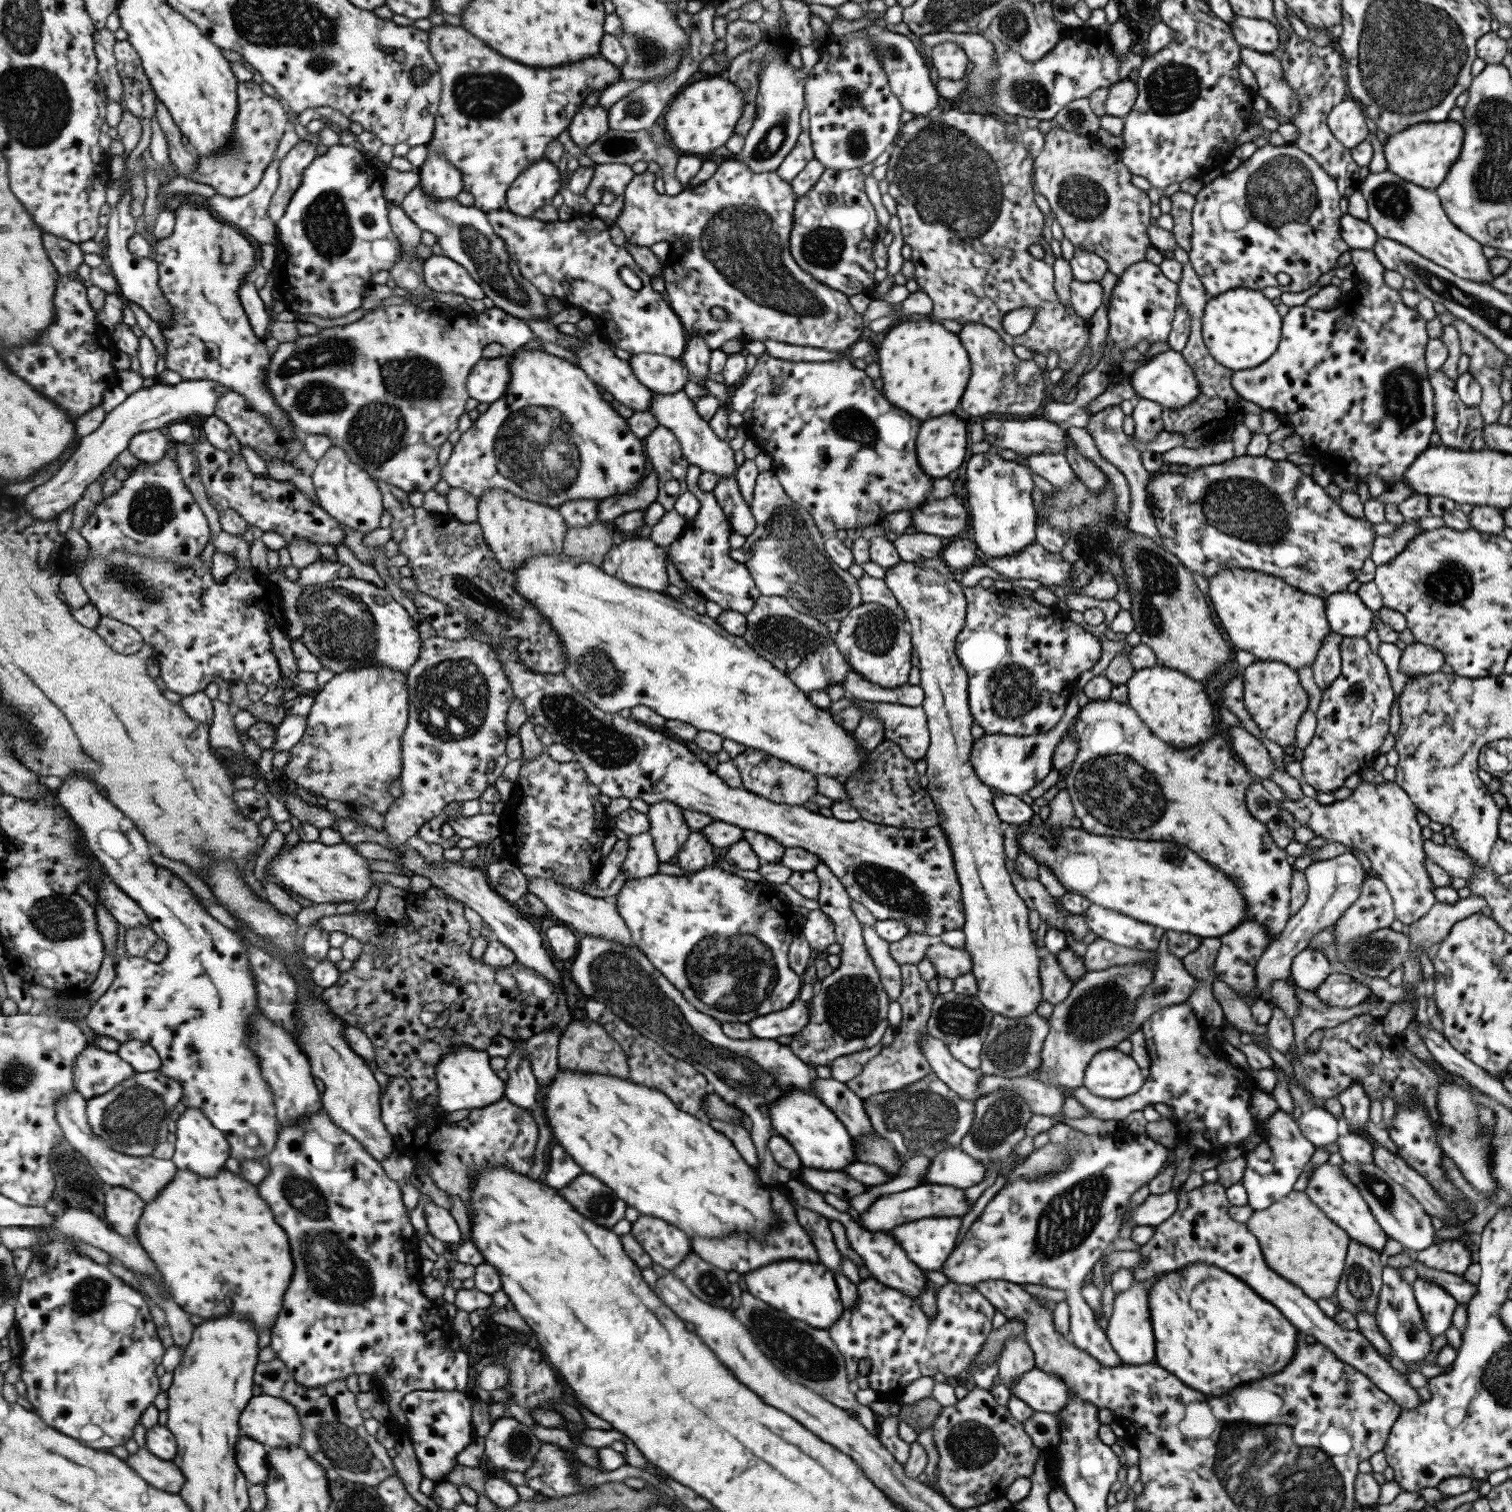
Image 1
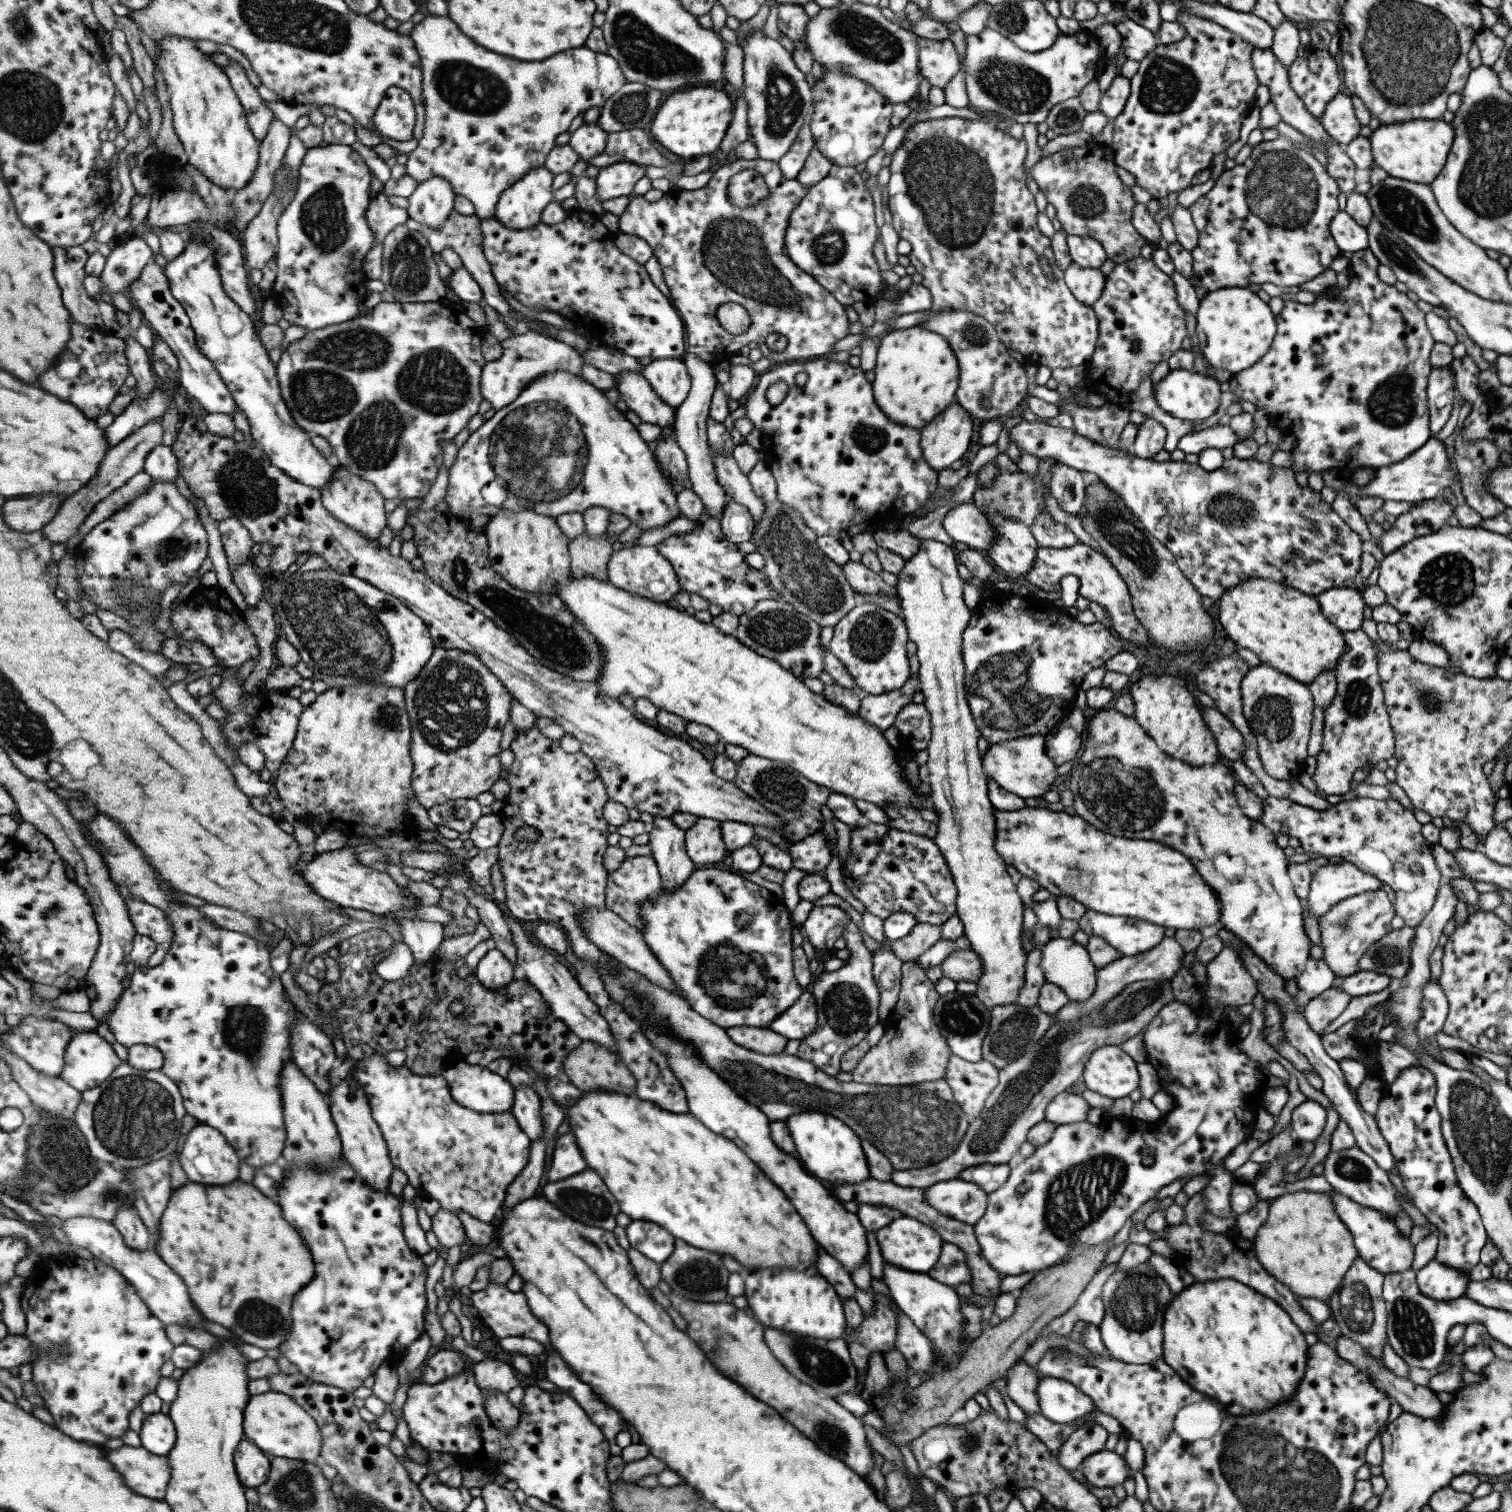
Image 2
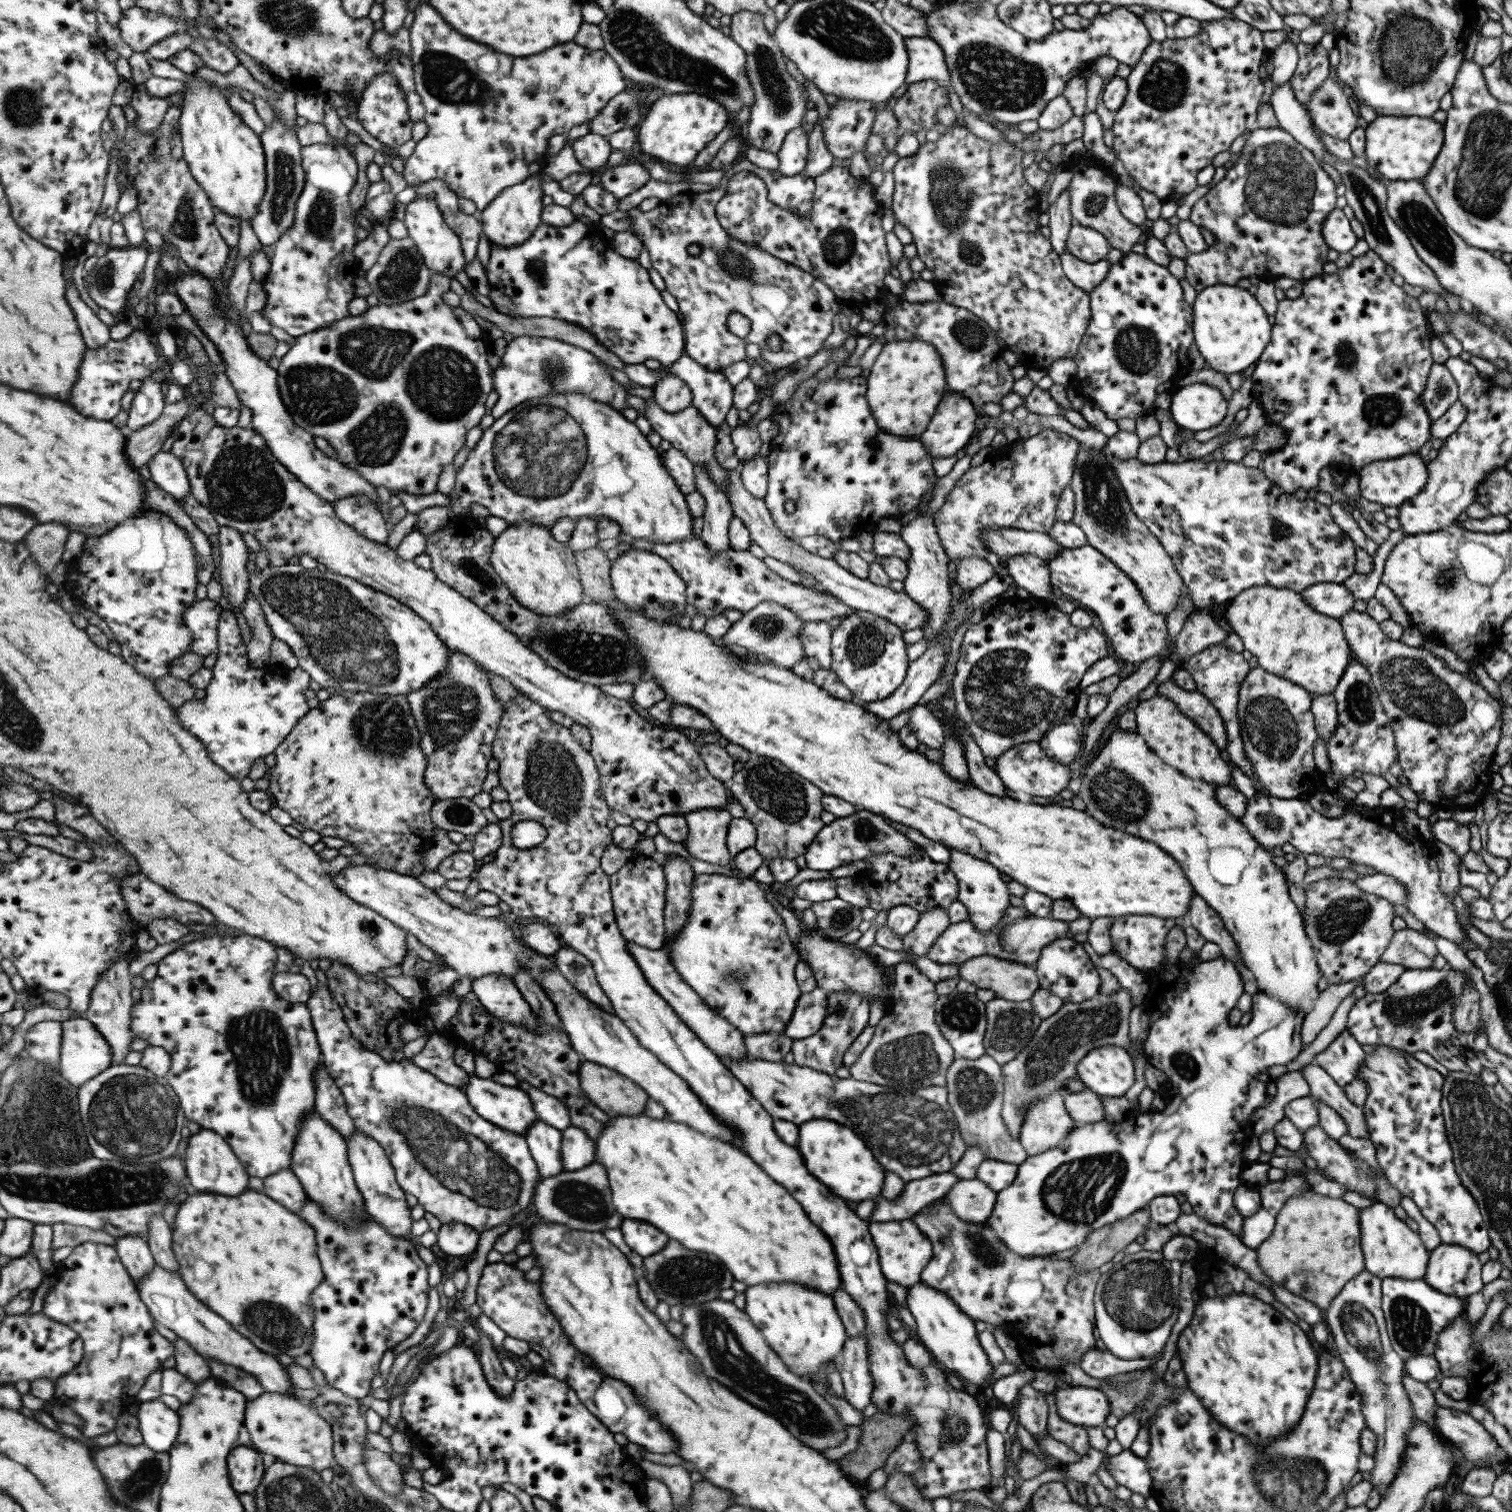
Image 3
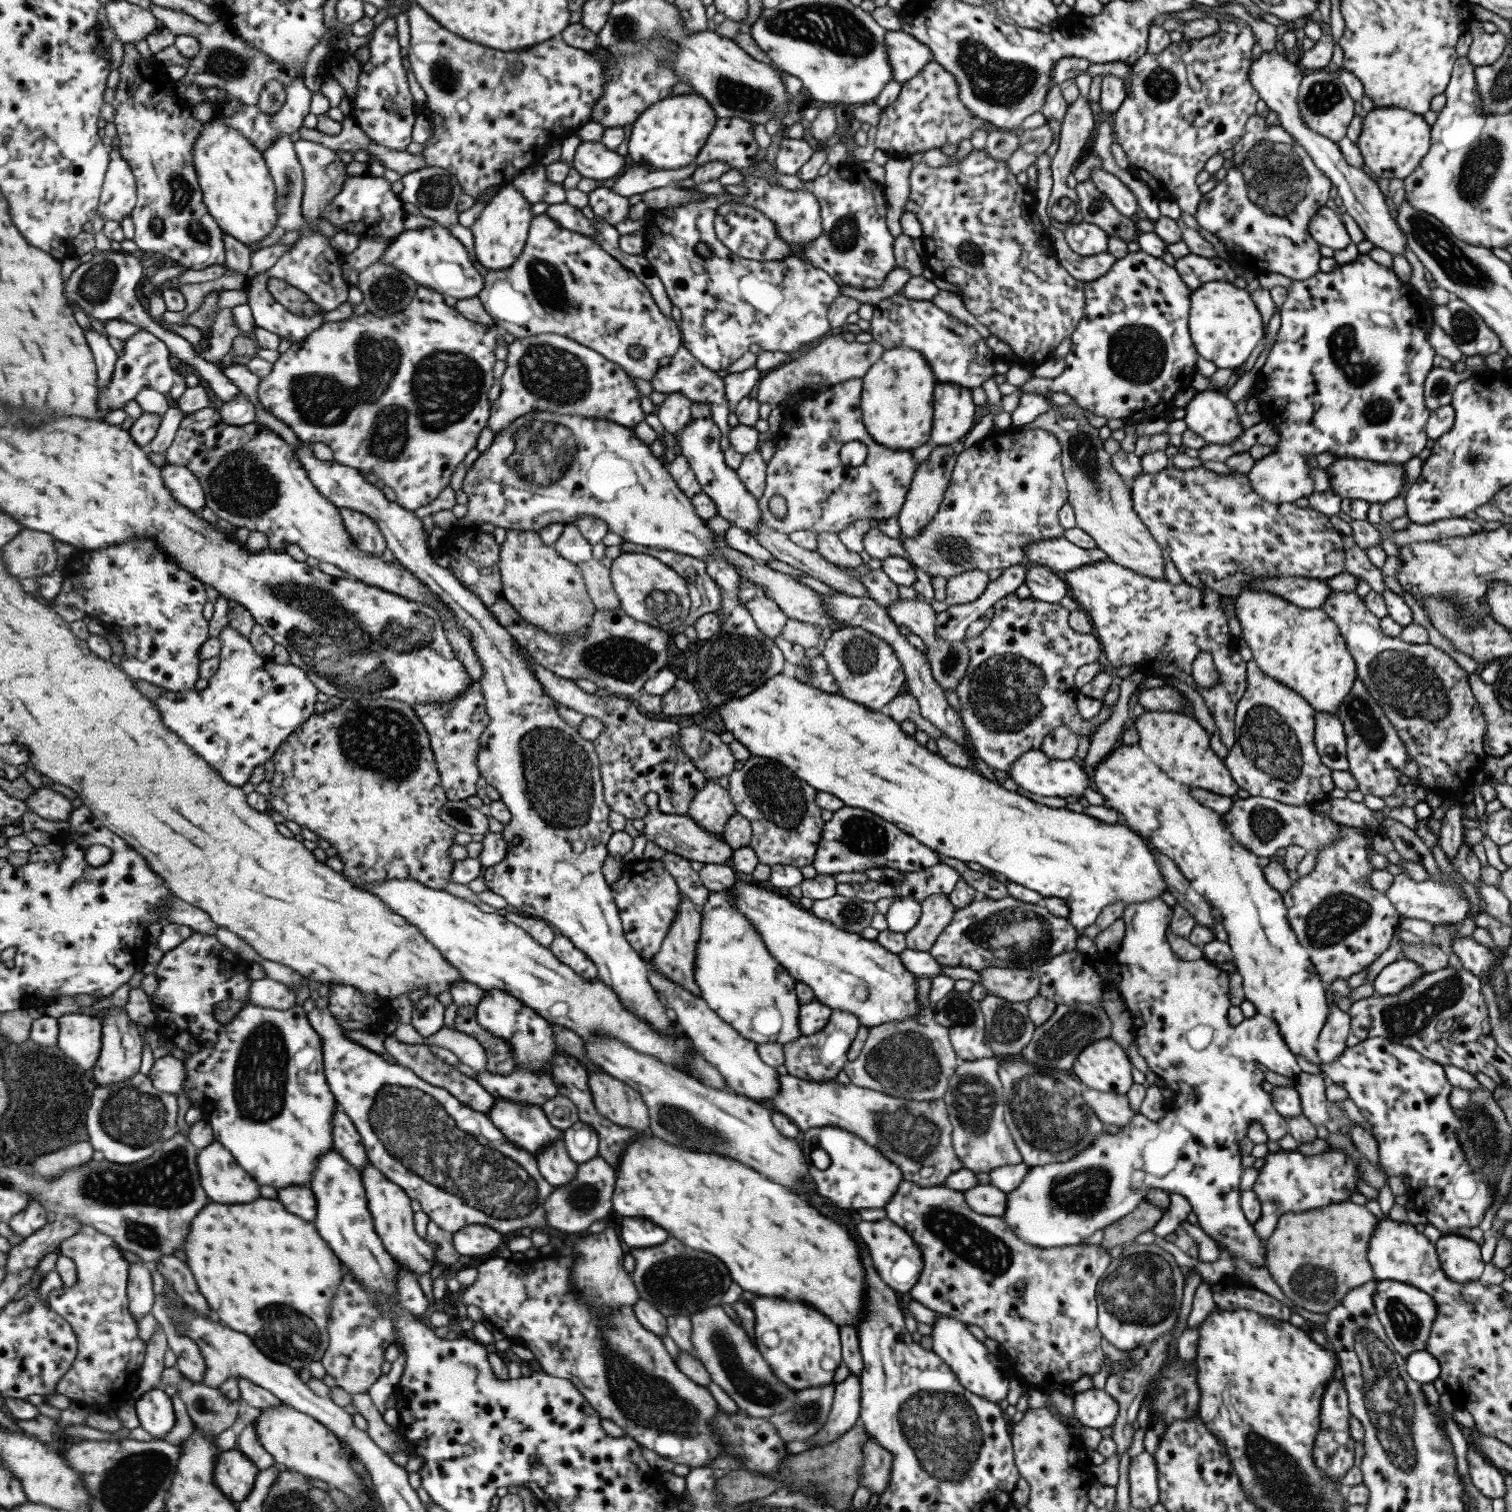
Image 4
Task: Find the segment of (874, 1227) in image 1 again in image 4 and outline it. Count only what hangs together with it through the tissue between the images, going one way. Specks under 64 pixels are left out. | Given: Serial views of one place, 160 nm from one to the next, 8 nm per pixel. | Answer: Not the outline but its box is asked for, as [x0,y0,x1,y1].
[962,1183,1006,1217]

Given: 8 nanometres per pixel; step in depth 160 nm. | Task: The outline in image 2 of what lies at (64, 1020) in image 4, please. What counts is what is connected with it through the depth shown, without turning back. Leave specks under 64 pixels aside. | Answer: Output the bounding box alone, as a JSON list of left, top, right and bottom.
[60,1029,123,1092]

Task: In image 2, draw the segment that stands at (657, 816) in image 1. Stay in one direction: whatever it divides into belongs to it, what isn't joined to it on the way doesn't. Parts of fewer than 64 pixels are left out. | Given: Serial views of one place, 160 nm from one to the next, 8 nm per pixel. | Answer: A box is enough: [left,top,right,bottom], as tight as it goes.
[648,817,695,893]

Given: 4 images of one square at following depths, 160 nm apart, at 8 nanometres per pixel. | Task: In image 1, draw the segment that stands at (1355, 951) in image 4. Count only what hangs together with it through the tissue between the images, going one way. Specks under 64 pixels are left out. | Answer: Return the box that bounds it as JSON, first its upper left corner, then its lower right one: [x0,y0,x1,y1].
[1332,874,1393,942]

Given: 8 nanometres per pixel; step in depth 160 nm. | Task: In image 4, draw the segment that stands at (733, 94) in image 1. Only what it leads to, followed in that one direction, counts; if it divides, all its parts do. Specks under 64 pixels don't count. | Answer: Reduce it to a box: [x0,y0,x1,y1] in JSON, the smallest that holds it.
[626,93,716,170]

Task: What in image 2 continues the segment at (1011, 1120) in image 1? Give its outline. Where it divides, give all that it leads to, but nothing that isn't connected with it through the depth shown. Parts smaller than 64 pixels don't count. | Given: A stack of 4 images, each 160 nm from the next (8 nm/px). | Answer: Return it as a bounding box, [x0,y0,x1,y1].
[889,978,1174,1189]

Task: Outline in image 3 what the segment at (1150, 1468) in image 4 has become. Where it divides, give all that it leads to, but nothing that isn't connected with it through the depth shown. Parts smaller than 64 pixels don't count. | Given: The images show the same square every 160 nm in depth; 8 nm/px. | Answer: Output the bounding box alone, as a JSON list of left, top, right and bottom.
[1101,1449,1152,1497]

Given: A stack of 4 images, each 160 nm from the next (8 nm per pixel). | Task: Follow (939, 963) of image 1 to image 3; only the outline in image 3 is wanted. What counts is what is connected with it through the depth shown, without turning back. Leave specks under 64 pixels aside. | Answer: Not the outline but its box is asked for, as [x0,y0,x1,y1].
[957,955,1040,1002]

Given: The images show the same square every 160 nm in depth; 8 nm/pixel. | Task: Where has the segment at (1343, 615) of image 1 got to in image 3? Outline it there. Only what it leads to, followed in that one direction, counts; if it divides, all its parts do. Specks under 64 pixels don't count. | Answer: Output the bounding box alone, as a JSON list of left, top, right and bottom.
[1298,582,1354,619]

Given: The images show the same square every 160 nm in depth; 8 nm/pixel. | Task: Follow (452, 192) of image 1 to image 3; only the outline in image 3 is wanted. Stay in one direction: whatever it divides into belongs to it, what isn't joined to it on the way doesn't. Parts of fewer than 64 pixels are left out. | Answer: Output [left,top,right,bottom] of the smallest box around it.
[403,196,466,279]

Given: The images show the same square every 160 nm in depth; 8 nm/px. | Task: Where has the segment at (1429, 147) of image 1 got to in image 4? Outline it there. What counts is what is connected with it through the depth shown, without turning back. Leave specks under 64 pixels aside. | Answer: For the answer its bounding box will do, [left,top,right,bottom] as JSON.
[1355,106,1430,179]

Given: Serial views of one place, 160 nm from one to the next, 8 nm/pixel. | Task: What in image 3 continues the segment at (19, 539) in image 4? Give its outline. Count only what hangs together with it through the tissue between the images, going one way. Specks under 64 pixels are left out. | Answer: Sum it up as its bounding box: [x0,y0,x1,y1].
[24,522,70,575]

